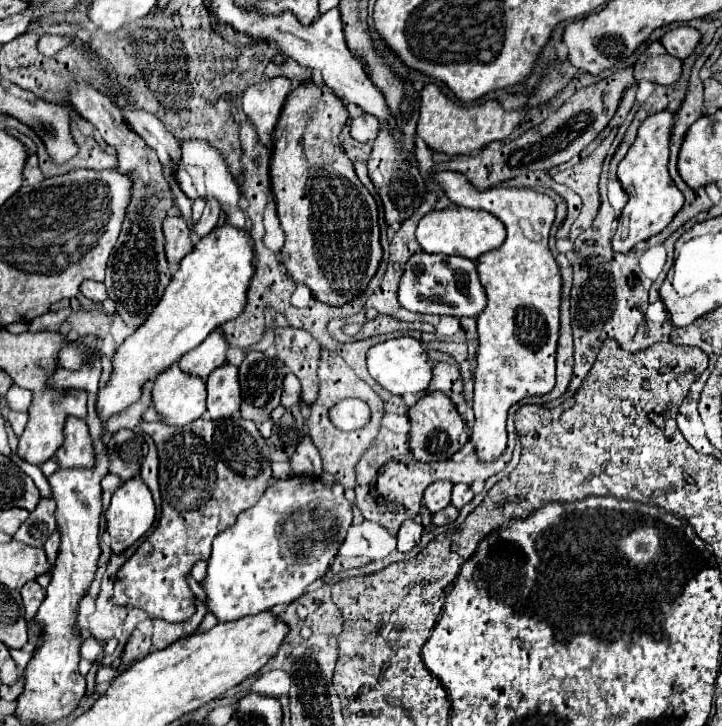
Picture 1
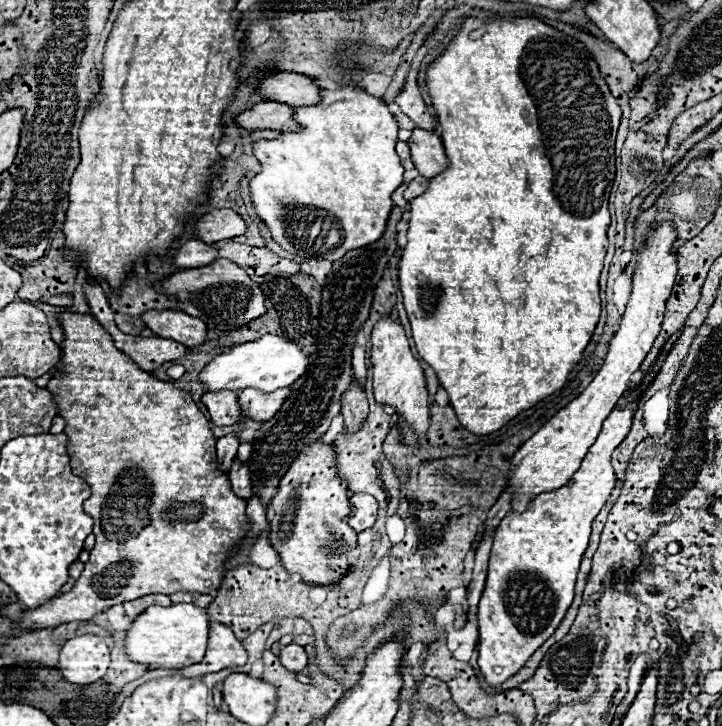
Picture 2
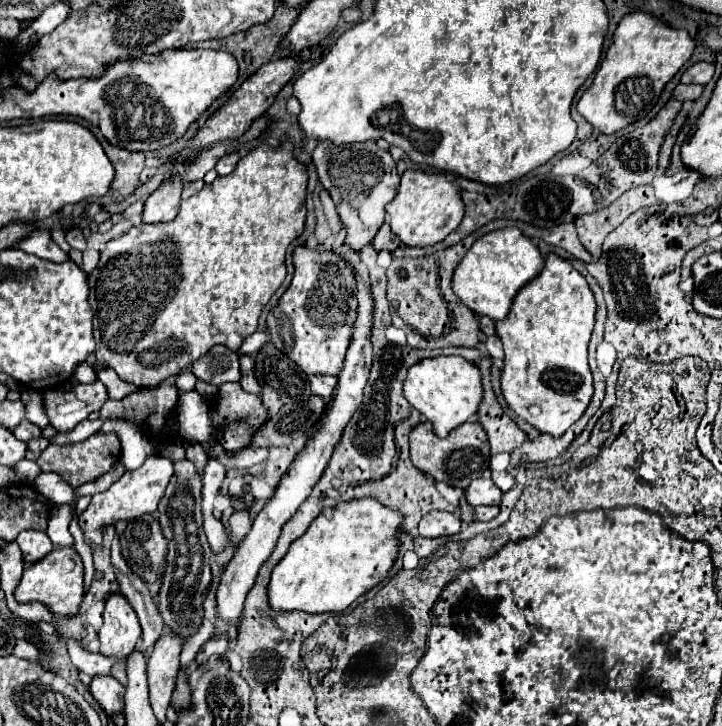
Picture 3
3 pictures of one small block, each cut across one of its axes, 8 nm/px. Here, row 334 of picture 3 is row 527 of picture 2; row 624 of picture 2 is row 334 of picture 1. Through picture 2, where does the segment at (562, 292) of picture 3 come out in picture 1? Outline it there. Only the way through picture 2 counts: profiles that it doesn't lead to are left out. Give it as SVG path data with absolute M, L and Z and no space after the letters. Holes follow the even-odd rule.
M432 172L432 180L444 190L450 202L480 208L494 214L506 226L506 240L500 248L484 252L476 260L480 282L486 290L486 308L478 314L478 364L474 372L474 432L470 442L482 462L494 462L504 452L508 408L526 396L546 394L554 388L556 342L560 316L562 278L548 248L548 234L554 222L554 200L530 188L476 190L462 172Z

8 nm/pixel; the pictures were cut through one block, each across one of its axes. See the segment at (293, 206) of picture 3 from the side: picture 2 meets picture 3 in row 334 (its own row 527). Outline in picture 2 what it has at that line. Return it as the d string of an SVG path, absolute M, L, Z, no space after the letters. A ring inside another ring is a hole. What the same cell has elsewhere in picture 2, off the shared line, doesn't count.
M64 308L58 314L58 322L64 334L60 344L62 358L46 390L52 394L58 414L66 420L64 432L70 438L72 472L92 486L92 496L84 502L84 510L94 518L96 546L90 550L90 560L84 564L82 576L74 582L72 590L44 600L34 610L24 610L18 626L24 632L56 628L68 622L90 620L106 608L148 594L170 596L174 592L218 590L226 558L230 556L228 550L240 544L250 530L250 522L246 518L246 502L230 490L228 474L218 470L216 438L212 436L210 422L188 392L148 376L148 372L142 372L124 356L96 316Z

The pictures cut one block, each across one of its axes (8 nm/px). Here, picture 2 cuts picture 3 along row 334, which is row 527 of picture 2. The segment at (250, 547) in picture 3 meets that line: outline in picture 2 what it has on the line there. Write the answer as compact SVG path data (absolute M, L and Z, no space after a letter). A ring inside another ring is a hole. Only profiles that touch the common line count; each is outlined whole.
M354 494L350 498L350 502L356 508L356 514L350 518L350 526L356 532L372 528L372 524L376 522L376 512L378 512L378 502L374 500L374 496L370 496L370 494Z

